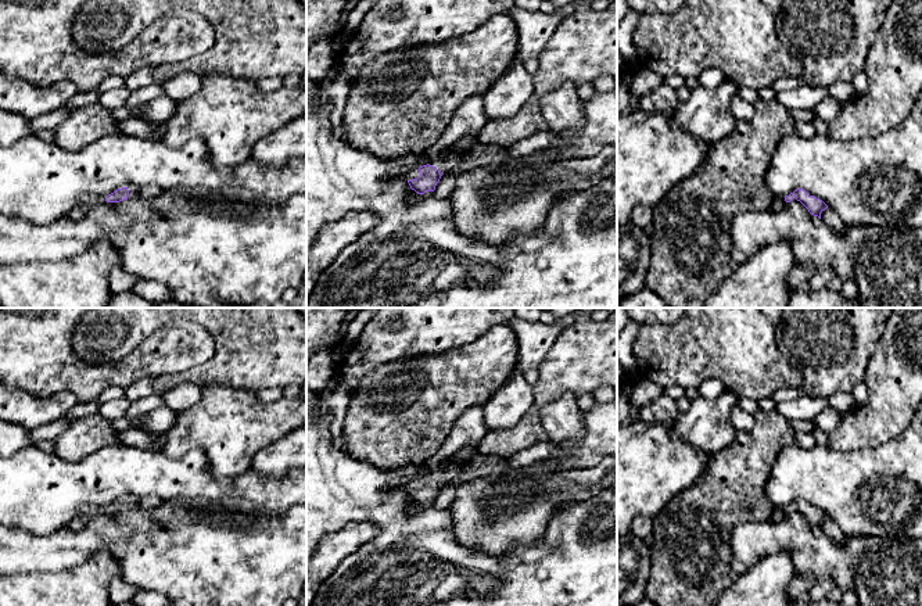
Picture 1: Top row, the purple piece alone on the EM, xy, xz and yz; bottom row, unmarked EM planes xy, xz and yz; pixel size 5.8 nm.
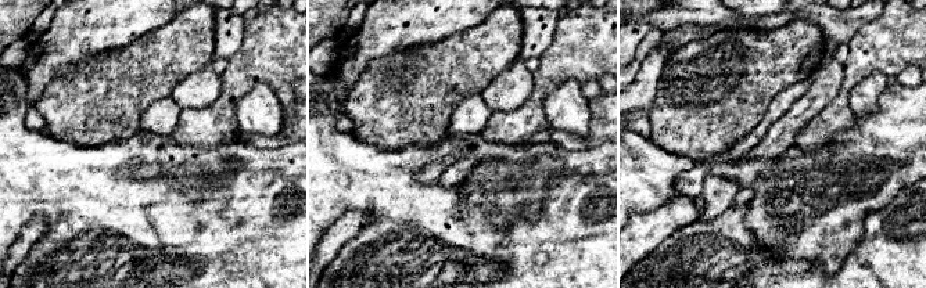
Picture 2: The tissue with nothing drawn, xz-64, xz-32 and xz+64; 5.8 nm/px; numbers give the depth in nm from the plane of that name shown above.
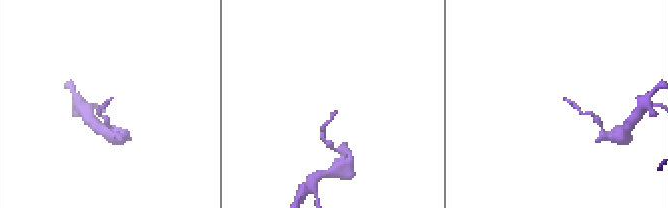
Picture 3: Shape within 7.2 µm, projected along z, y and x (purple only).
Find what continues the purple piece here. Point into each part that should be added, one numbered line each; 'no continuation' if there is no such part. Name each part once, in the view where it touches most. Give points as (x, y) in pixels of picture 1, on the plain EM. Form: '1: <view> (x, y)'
1: xy (133, 502)

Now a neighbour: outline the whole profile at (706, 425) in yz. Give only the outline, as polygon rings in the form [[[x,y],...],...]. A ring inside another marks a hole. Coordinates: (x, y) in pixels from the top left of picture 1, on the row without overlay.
[[[725,390],[714,399],[699,395],[689,401],[685,412],[671,417],[677,437],[706,455],[727,448],[738,434],[731,423],[731,412],[739,398],[736,391]]]

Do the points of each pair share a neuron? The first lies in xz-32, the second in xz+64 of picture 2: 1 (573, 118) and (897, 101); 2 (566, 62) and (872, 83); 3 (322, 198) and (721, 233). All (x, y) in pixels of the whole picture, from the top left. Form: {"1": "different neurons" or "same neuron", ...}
{"1": "different neurons", "2": "different neurons", "3": "same neuron"}

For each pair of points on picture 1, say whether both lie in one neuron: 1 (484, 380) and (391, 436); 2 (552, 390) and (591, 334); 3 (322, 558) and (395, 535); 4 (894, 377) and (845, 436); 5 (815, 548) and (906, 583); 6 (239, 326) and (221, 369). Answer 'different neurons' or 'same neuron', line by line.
1: same neuron
2: same neuron
3: different neurons
4: same neuron
5: same neuron
6: same neuron

